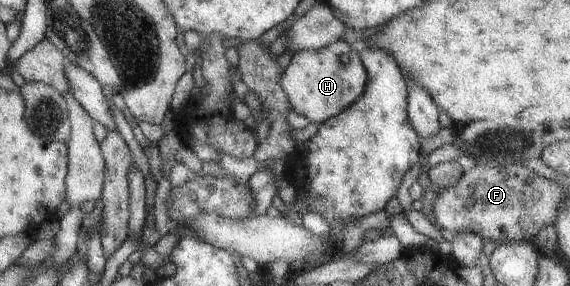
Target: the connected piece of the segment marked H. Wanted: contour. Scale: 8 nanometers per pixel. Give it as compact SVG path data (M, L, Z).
M336 41L321 49L297 51L281 75L279 87L285 90L295 113L310 122L323 124L356 102L364 94L368 81L369 74L358 49L347 42Z

